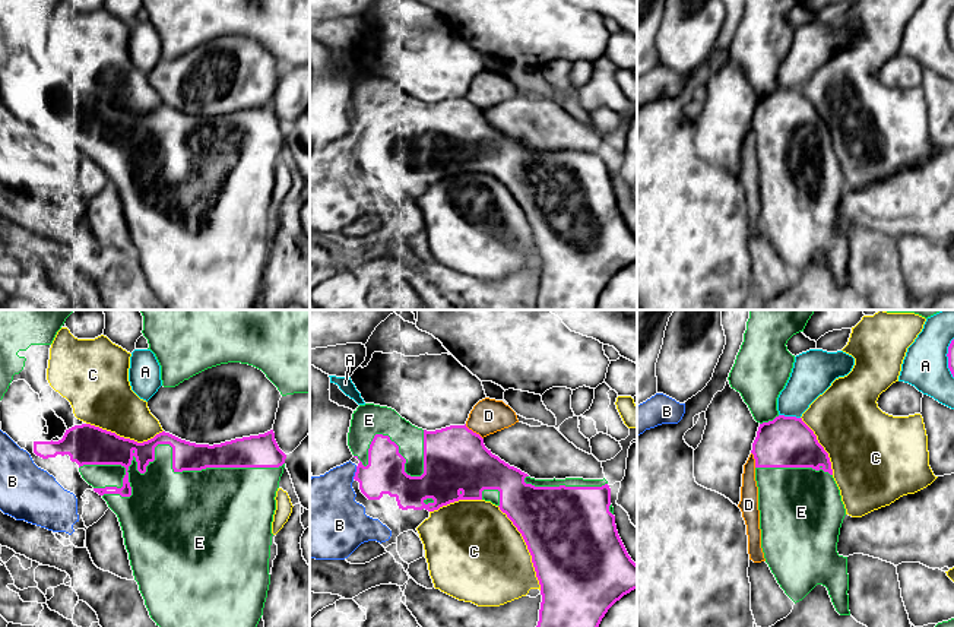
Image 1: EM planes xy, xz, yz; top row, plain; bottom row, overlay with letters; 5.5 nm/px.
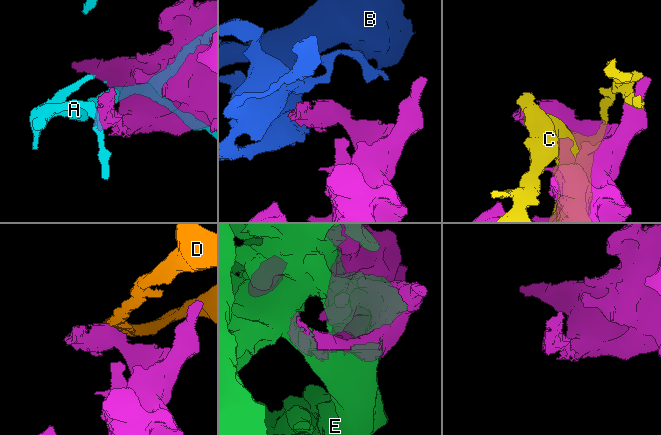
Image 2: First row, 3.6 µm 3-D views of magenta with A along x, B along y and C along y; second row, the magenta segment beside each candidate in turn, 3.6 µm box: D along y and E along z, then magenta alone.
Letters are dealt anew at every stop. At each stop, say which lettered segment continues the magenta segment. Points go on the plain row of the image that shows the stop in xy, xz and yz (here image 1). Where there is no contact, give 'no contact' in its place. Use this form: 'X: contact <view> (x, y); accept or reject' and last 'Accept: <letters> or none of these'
A: contact yz (789, 89); reject
B: contact xz (355, 145); reject
C: contact xz (528, 221); reject
D: contact xz (472, 104); reject
E: contact xy (173, 129); accept
Accept: E

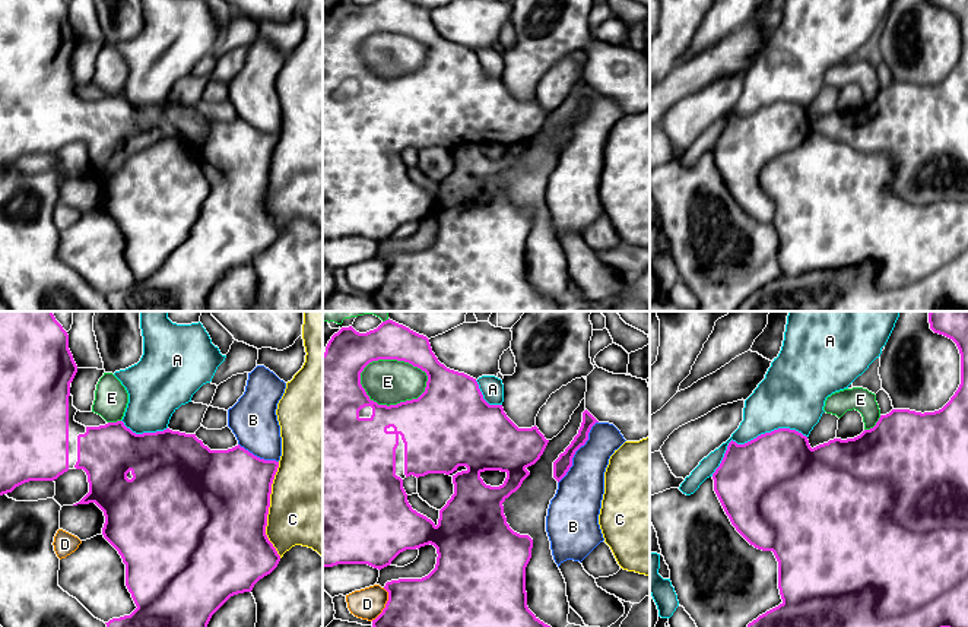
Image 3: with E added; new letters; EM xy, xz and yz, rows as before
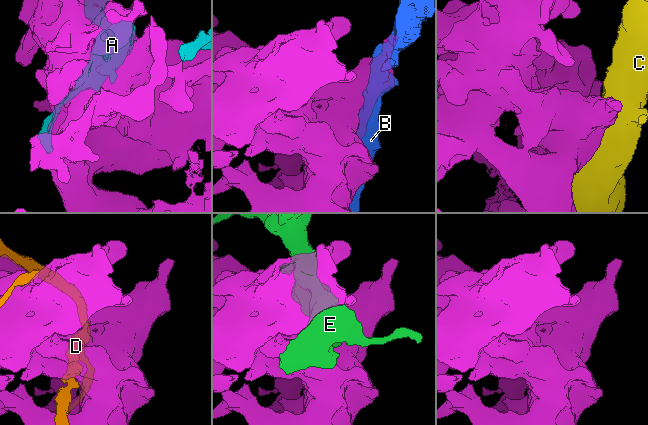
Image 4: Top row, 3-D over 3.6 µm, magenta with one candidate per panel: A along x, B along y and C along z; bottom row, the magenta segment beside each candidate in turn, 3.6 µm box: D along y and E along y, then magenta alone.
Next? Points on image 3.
A: contact yz (751, 113); reject
B: contact xz (575, 123); reject
C: contact xy (267, 183); reject
D: contact xz (386, 278); reject
E: contact xz (389, 31); reject
Accept: none of these

